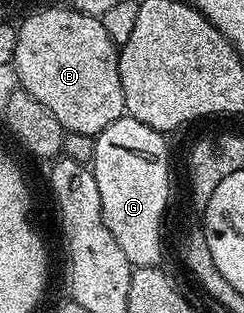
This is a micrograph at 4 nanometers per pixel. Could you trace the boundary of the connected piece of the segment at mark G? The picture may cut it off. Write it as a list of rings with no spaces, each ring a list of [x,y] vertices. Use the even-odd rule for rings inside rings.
[[[123,115],[94,138],[92,168],[96,187],[100,187],[100,207],[112,239],[120,243],[120,251],[128,255],[131,266],[158,265],[162,257],[162,216],[170,201],[170,153],[167,138],[132,116]]]

